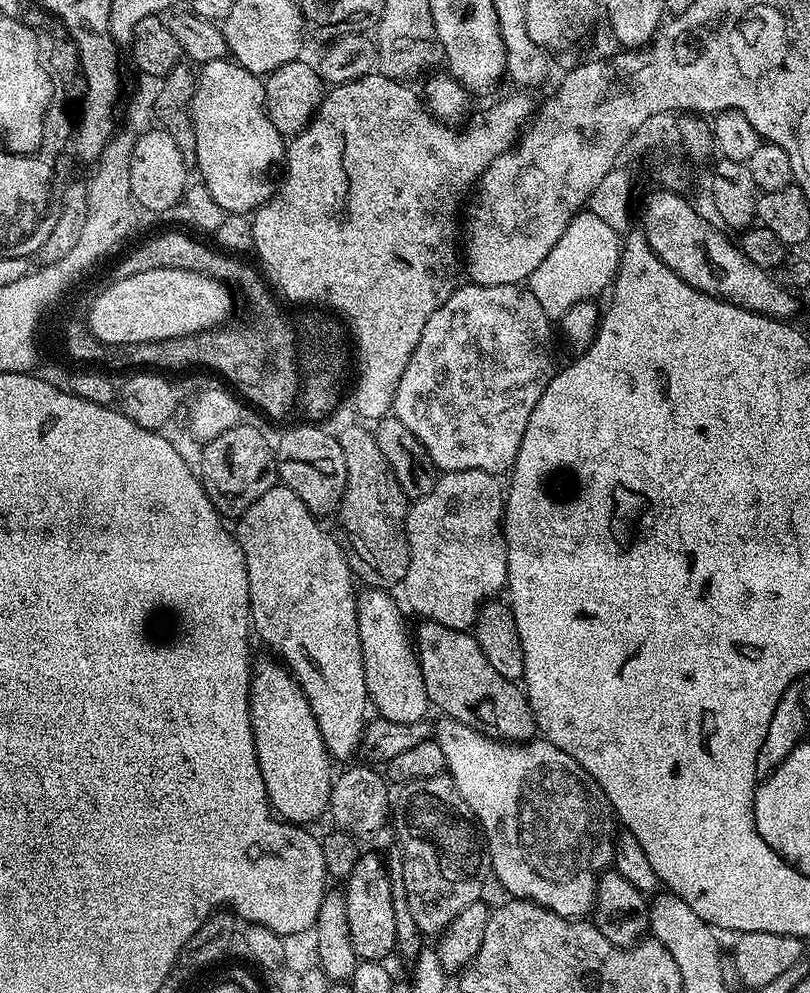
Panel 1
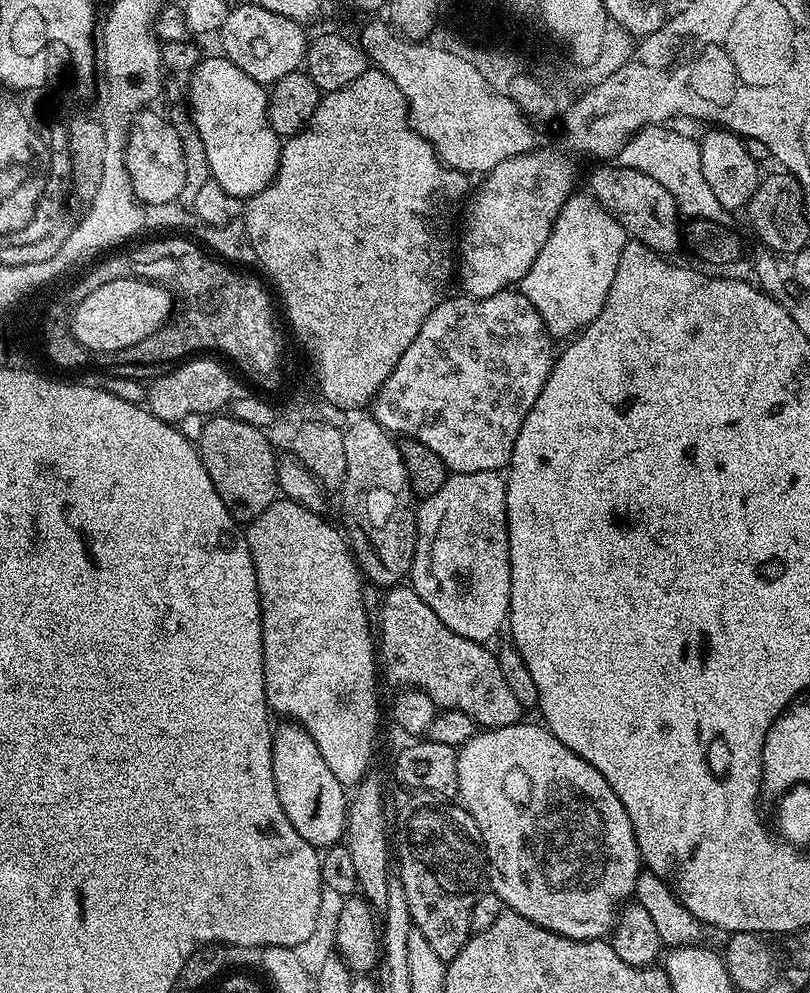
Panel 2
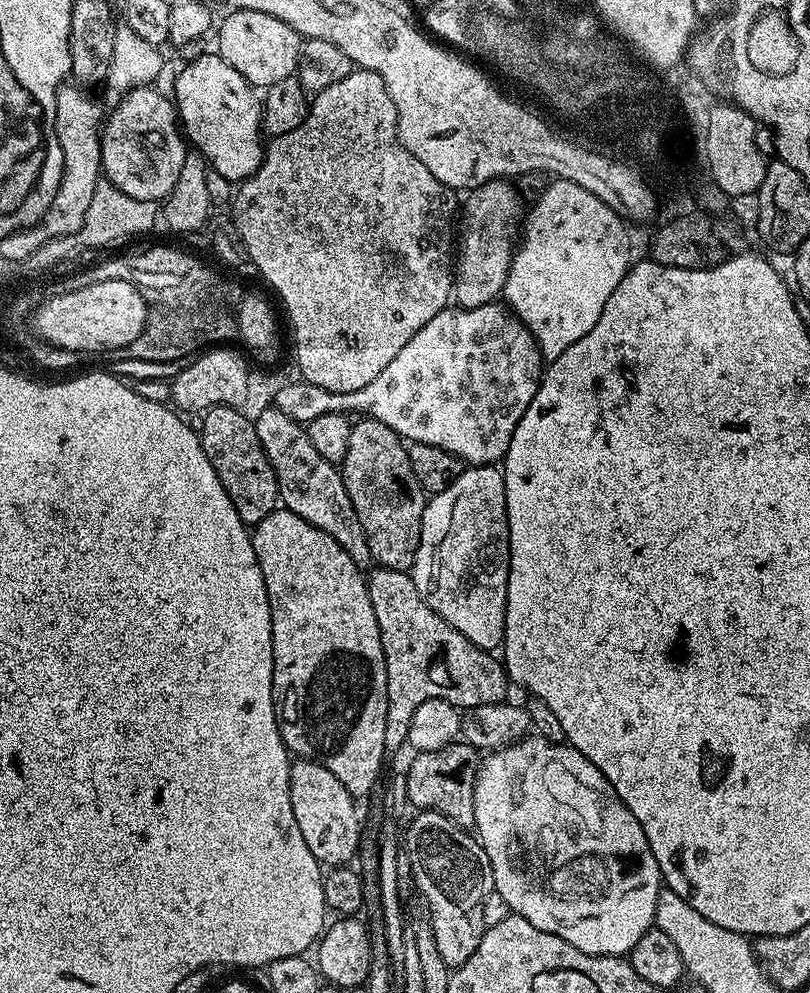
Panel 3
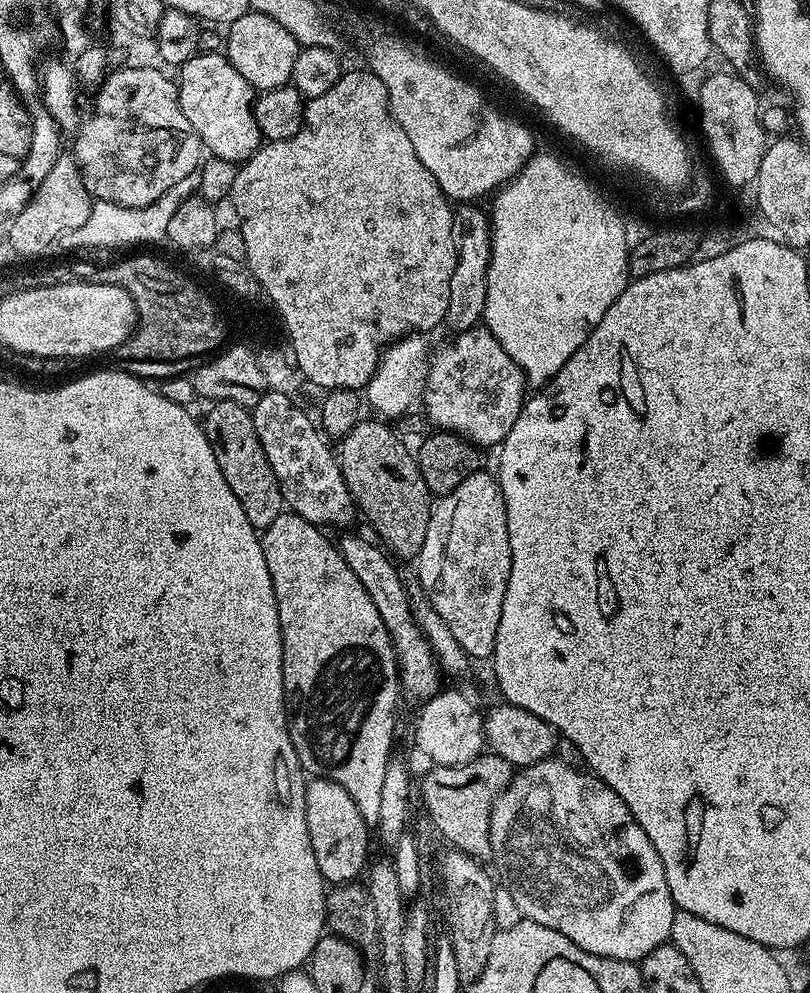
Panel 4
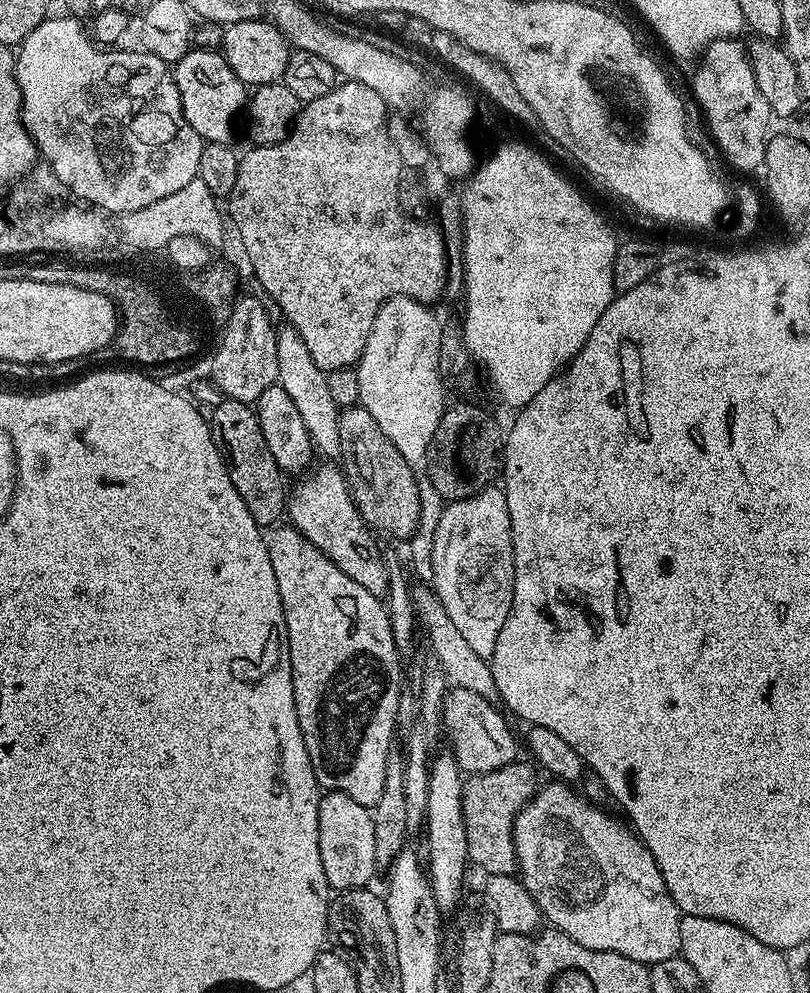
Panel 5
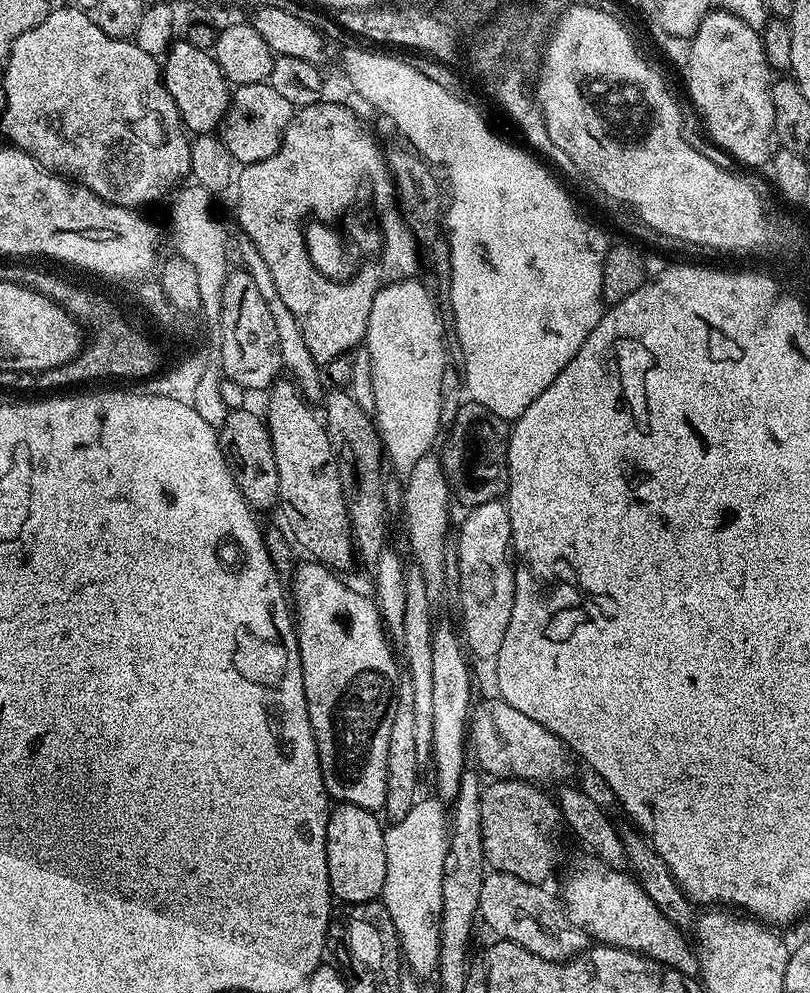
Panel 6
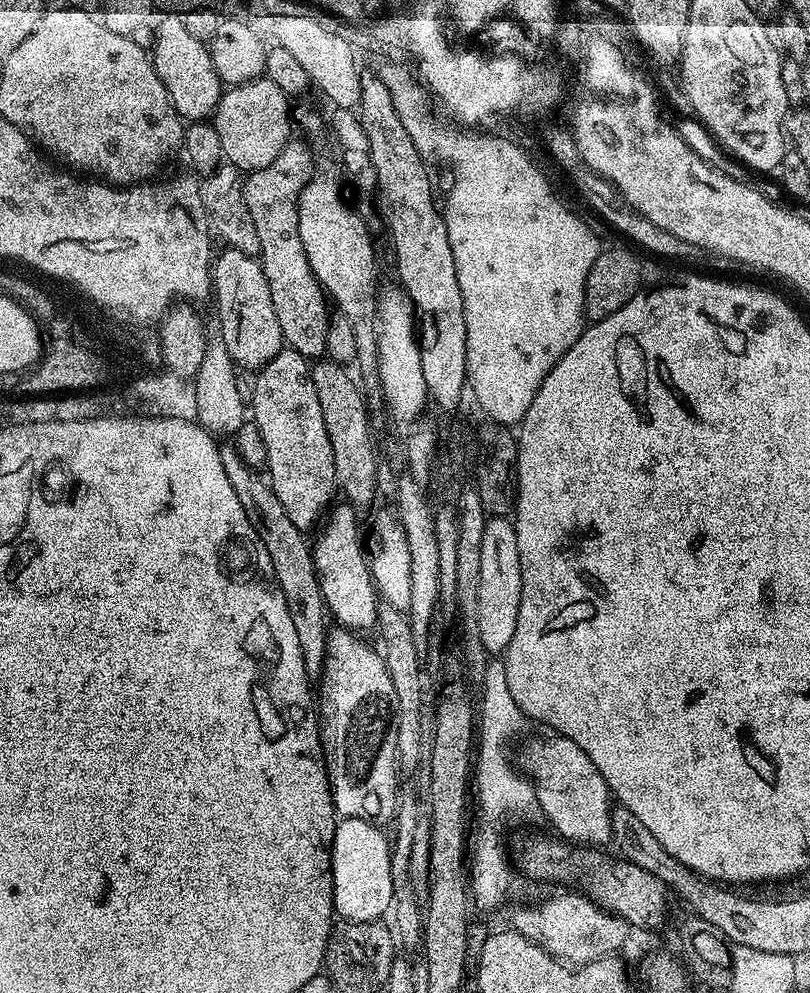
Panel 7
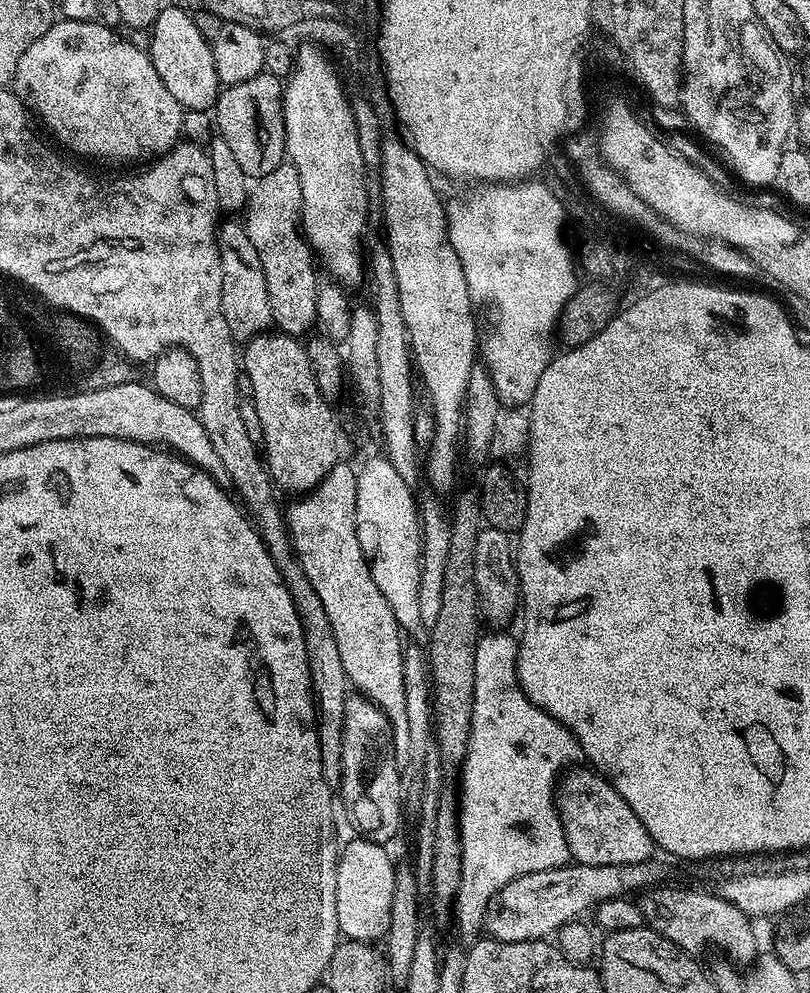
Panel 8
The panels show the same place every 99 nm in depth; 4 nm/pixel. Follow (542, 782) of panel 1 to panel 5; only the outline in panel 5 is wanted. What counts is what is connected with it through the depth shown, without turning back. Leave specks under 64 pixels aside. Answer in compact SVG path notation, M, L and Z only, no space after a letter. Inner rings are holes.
M548 782L545 786L537 787L536 795L529 800L528 805L523 808L514 818L512 827L512 837L514 838L514 850L516 851L516 866L518 869L518 879L523 882L530 898L538 906L541 917L548 920L553 929L557 932L565 932L574 942L578 942L583 948L590 950L602 950L603 952L613 952L622 954L626 958L634 958L639 964L651 966L662 962L671 956L680 955L680 907L670 898L670 890L666 890L666 882L656 865L656 859L650 854L647 846L640 841L640 837L619 815L611 816L608 810L603 807L596 807L588 800L584 799L575 787L569 786L563 782Z

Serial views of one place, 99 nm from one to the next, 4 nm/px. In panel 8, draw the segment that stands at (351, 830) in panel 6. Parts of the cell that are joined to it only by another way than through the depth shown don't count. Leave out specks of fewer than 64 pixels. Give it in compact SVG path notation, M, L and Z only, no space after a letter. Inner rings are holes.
M355 839L339 849L336 862L336 913L340 935L350 940L380 942L390 926L397 865L386 854L383 844Z

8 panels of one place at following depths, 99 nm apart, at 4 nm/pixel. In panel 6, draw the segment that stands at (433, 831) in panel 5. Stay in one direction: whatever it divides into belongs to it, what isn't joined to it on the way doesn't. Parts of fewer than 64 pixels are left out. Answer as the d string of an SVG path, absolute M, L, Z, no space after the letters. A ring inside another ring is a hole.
M446 618L435 621L432 631L432 753L437 797L450 802L460 788L460 778L468 766L468 731L472 712L472 682L466 652L453 624Z

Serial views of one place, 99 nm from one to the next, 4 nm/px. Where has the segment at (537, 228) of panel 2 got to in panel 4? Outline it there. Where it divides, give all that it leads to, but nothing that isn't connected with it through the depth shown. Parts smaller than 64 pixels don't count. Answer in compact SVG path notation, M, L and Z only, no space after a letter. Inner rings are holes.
M464 206L461 208L464 208L461 210L459 209L458 216L460 219L460 216L462 219L464 219L464 232L462 228L462 235L459 237L458 240L458 251L456 253L456 265L454 266L454 274L450 274L450 306L446 310L446 314L444 315L444 324L447 325L447 327L453 328L453 333L459 334L462 332L465 332L468 328L475 328L477 325L481 323L482 317L484 315L484 302L485 302L485 296L486 296L486 282L484 279L486 278L486 274L488 273L488 259L490 258L490 250L492 249L492 234L490 231L490 216L487 211L484 212L480 208L476 208L480 206Z

